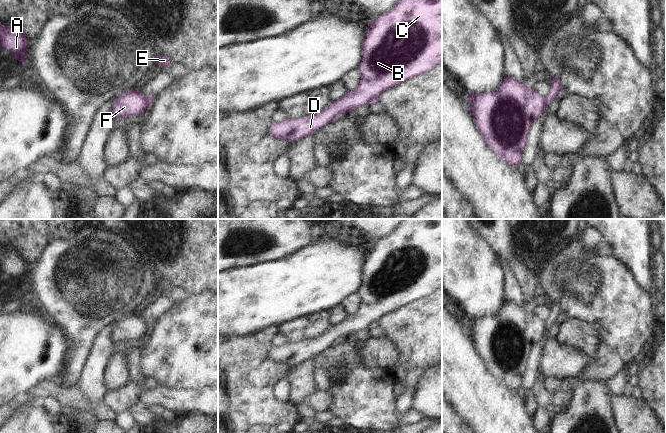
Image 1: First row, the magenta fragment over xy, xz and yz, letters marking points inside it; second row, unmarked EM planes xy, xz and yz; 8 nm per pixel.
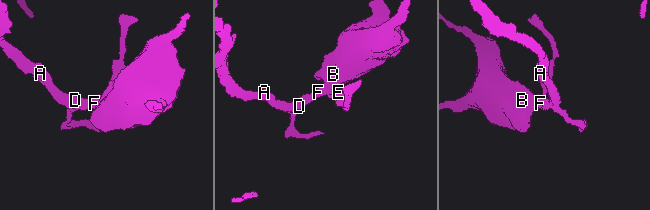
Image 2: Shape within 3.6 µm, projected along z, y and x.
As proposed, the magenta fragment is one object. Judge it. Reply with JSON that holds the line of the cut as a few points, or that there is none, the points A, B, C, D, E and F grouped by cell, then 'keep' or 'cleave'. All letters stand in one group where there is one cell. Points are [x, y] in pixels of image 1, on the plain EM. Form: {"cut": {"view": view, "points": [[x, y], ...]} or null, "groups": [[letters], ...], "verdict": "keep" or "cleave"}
{"cut": {"view": "xy", "points": [[144, 320], [149, 330]]}, "groups": [["A", "B", "C", "D", "F"], ["E"]], "verdict": "cleave"}

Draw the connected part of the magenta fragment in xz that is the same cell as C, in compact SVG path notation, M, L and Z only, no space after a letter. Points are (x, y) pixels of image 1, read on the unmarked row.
M404 219L391 234L380 238L375 244L368 247L361 278L362 284L357 291L361 304L355 313L348 315L319 337L297 343L287 342L283 345L272 346L270 358L288 366L312 360L338 340L368 328L373 322L378 322L383 315L423 298L442 287L442 219Z

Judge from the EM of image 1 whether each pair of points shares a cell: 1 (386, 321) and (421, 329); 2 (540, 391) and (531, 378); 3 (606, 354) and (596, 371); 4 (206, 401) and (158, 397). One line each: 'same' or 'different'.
1: same
2: different
3: same
4: same

